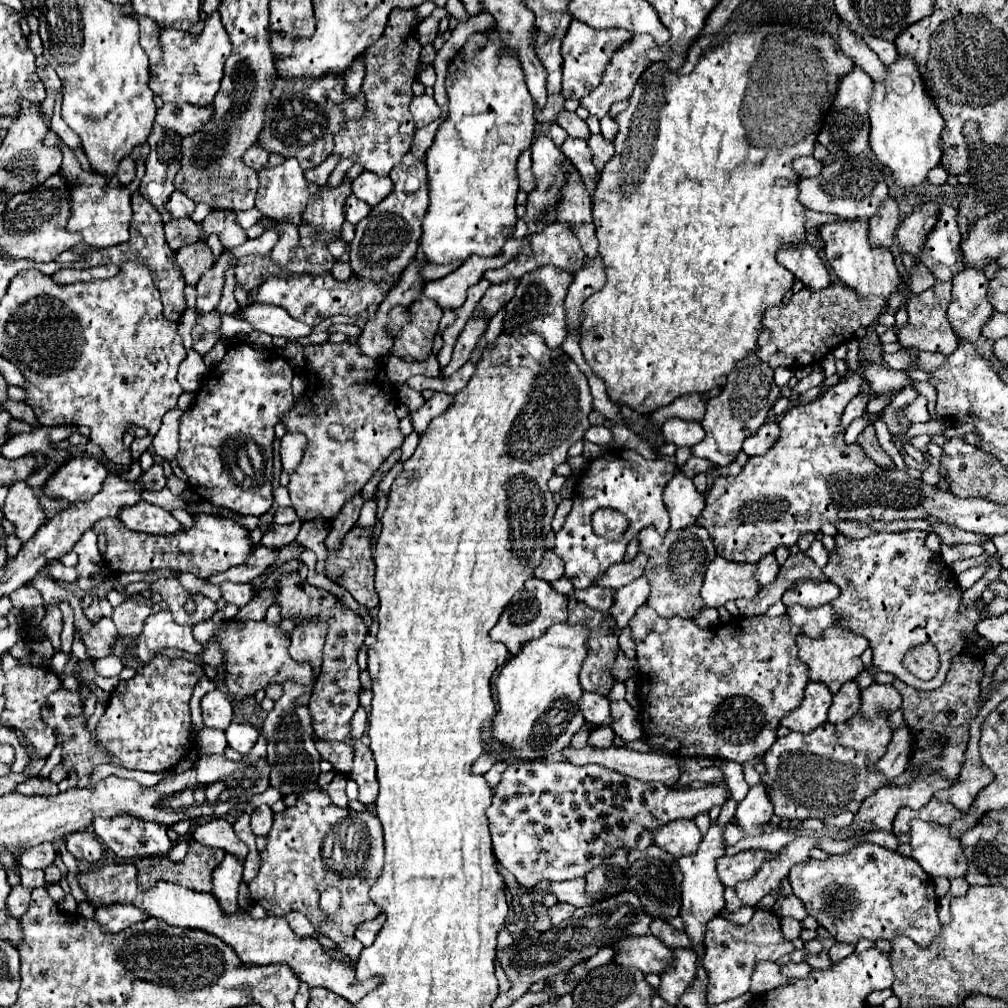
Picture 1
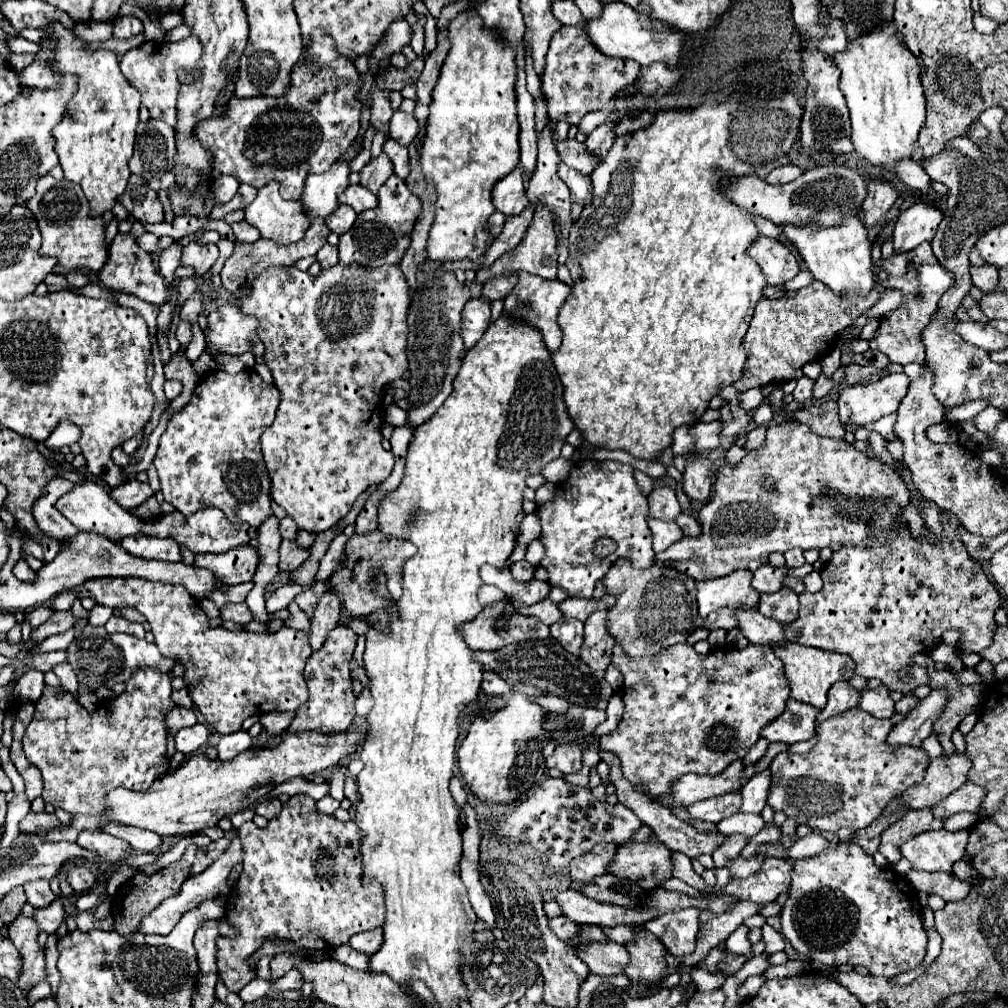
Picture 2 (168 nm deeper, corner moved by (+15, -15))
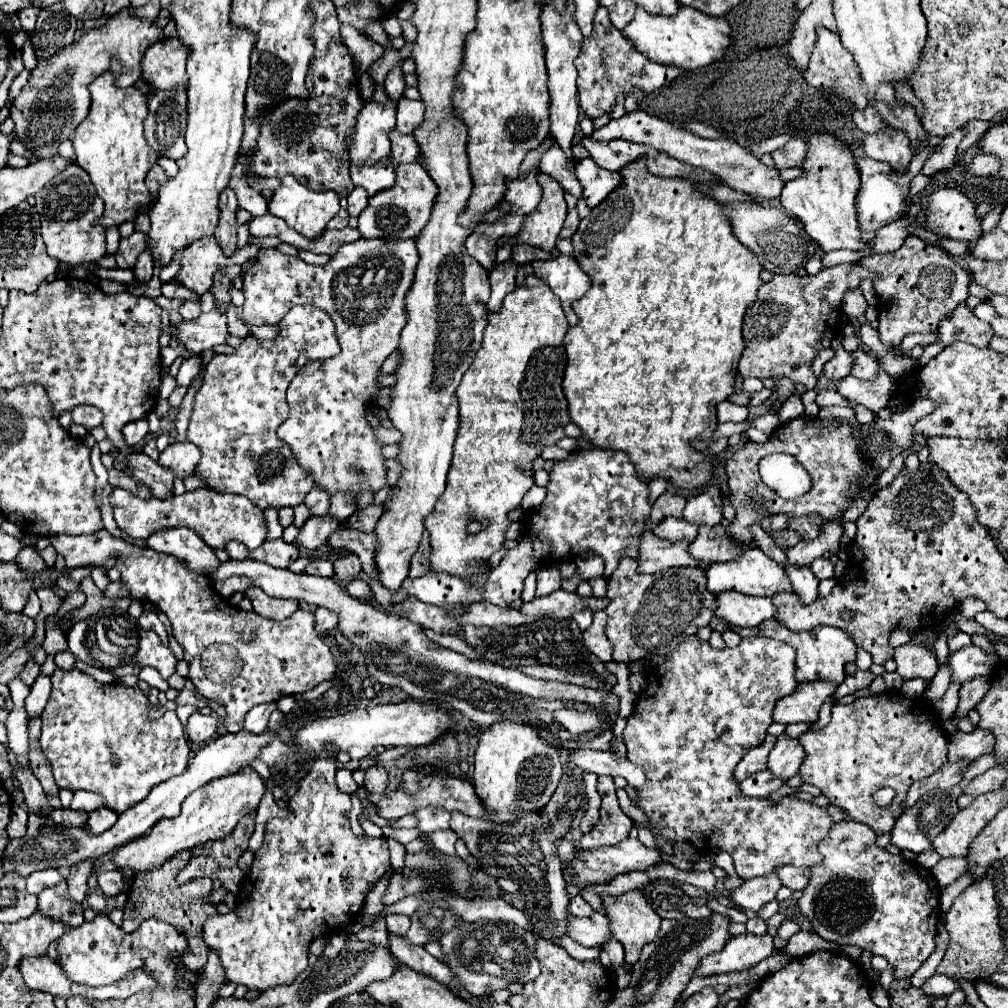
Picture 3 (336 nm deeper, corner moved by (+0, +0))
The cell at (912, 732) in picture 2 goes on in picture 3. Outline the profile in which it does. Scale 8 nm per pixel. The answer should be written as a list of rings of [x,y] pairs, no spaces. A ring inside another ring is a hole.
[[[977,646],[961,648],[949,654],[951,682],[961,686],[973,678],[989,676],[997,664],[999,664],[999,656],[991,656]]]

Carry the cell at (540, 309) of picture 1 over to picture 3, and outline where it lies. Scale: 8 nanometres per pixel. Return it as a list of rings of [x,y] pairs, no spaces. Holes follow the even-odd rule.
[[[559,254],[557,258],[549,258],[549,260],[535,260],[531,266],[537,278],[551,284],[553,294],[557,294],[557,298],[561,300],[569,326],[575,326],[577,314],[573,312],[571,302],[579,300],[587,292],[587,288],[591,286],[589,276],[579,268],[575,258],[563,256],[563,254]]]

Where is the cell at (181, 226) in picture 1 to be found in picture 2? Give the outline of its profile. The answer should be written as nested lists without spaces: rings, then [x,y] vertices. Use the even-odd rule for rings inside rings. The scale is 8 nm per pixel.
[[[144,233],[144,235],[140,235],[136,241],[138,241],[138,247],[140,247],[142,251],[146,251],[146,253],[150,253],[150,255],[158,255],[158,253],[156,253],[156,247],[158,247],[158,237],[156,237],[156,235]]]

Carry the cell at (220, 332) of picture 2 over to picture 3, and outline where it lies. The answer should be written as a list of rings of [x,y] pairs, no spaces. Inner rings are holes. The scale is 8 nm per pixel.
[[[213,308],[207,314],[201,314],[199,320],[181,322],[179,326],[171,326],[171,334],[177,334],[179,342],[187,346],[187,350],[201,354],[213,346],[225,344],[229,334],[227,314]]]

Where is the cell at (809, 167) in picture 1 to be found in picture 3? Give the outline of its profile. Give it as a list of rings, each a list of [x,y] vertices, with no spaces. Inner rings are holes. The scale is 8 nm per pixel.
[[[789,140],[783,148],[775,150],[773,154],[773,160],[775,160],[775,166],[779,170],[785,170],[785,168],[791,168],[791,166],[801,166],[807,158],[807,144],[803,140]]]

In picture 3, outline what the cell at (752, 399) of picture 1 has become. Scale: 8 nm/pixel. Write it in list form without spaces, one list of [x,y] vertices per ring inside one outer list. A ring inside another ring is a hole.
[[[709,486],[707,490],[689,496],[687,498],[687,506],[683,512],[683,518],[689,522],[697,522],[697,524],[709,524],[715,526],[717,522],[723,520],[721,514],[721,500],[717,500],[721,496],[721,486]]]

